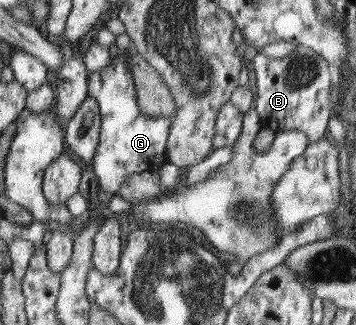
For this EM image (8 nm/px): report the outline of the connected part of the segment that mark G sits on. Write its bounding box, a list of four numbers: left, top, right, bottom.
[87,48,174,196]

